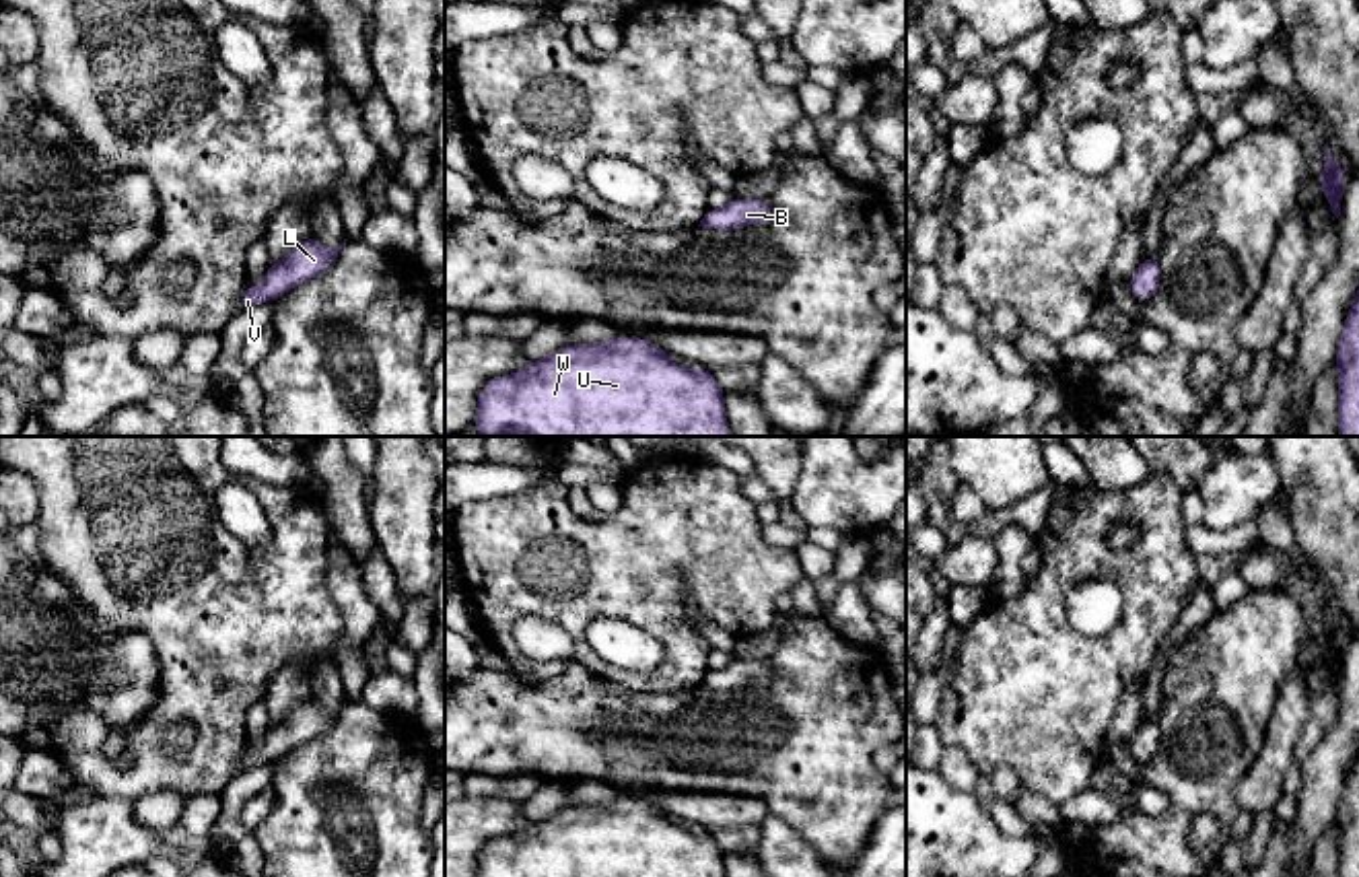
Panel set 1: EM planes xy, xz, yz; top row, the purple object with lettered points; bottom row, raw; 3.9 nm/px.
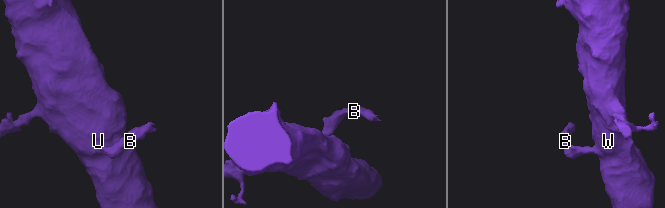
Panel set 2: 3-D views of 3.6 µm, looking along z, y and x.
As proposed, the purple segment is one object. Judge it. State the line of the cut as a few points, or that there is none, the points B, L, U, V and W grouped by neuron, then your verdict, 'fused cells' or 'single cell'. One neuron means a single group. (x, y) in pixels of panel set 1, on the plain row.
cut none; groups B L U V W; single cell

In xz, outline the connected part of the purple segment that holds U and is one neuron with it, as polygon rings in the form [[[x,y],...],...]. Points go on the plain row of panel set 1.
[[[624,797],[568,805],[521,834],[490,840],[476,877],[725,877],[725,852],[698,826],[675,832],[673,817]]]

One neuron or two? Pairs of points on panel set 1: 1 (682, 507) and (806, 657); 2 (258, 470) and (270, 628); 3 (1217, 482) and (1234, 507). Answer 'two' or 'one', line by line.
1: two
2: two
3: one

